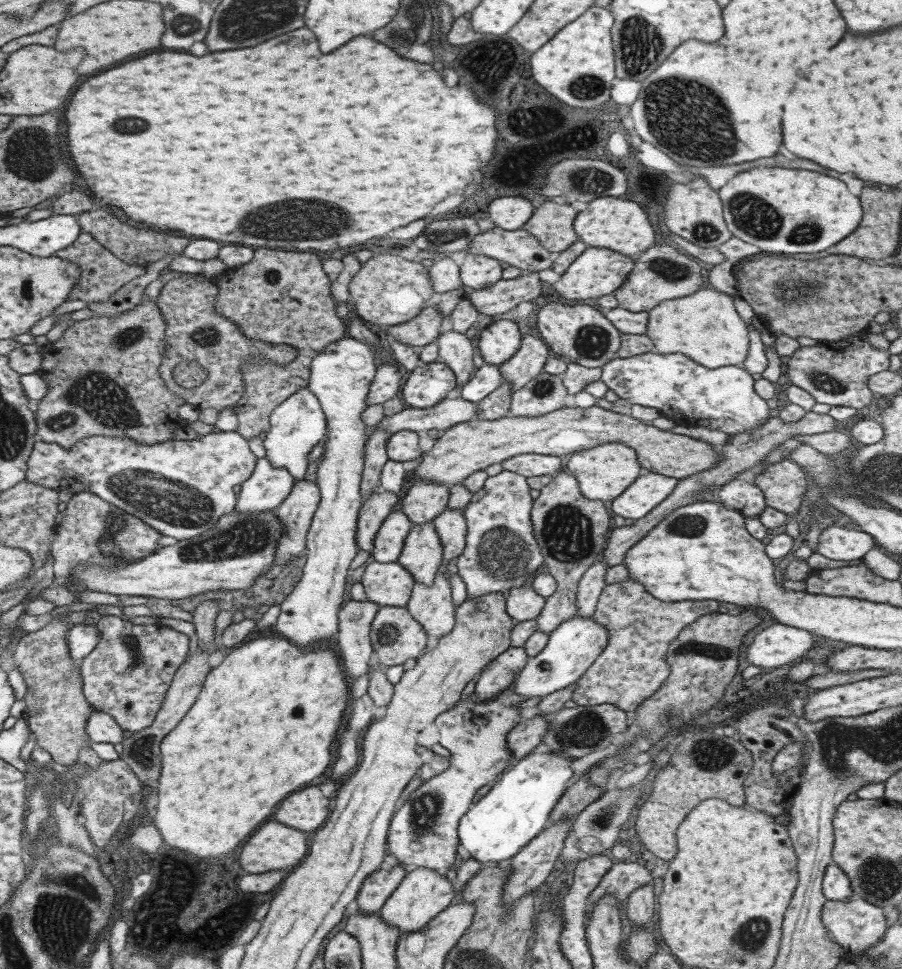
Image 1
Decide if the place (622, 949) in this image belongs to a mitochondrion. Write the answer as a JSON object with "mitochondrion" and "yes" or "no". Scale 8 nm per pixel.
{"mitochondrion":"no"}

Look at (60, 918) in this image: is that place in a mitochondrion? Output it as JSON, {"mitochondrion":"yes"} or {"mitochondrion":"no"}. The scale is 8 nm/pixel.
{"mitochondrion":"yes"}

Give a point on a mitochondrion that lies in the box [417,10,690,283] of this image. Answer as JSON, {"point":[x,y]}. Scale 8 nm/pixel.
{"point":[640,43]}

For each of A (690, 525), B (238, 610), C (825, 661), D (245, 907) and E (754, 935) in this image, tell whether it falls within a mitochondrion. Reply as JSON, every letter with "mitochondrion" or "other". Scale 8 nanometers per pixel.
{"A":"mitochondrion","B":"other","C":"other","D":"other","E":"mitochondrion"}

